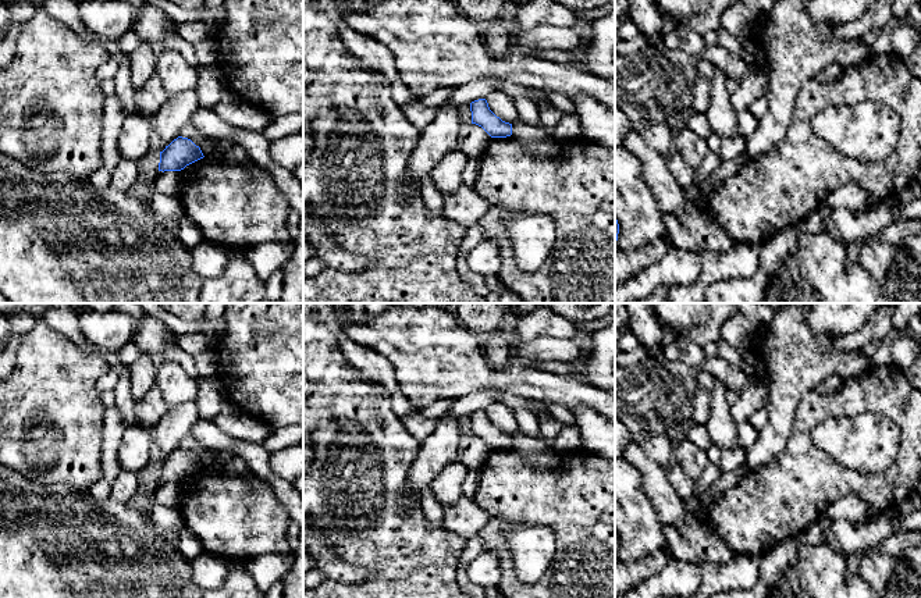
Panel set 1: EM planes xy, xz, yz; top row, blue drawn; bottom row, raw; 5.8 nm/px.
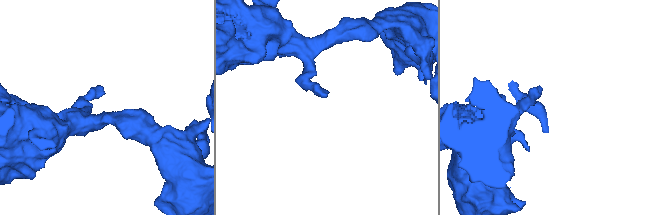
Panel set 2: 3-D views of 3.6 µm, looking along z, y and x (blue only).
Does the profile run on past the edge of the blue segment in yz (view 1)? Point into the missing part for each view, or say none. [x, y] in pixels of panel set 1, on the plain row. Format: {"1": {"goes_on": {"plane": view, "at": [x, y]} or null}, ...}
{"1": {"goes_on": null}}

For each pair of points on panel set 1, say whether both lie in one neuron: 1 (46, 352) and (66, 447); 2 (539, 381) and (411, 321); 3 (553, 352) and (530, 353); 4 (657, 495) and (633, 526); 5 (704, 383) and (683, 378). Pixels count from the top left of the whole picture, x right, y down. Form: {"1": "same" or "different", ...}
{"1": "same", "2": "same", "3": "same", "4": "different", "5": "different"}

